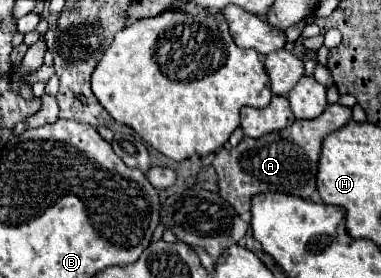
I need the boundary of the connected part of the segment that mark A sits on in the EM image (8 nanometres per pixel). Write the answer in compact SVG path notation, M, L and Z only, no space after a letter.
M334 103L328 105L316 119L296 119L288 129L274 131L260 139L244 137L236 147L220 149L220 153L216 151L212 167L218 175L218 195L232 203L238 213L250 211L250 201L254 195L270 191L310 199L316 191L316 163L322 139L328 133L344 127L350 121L350 113L350 107Z

